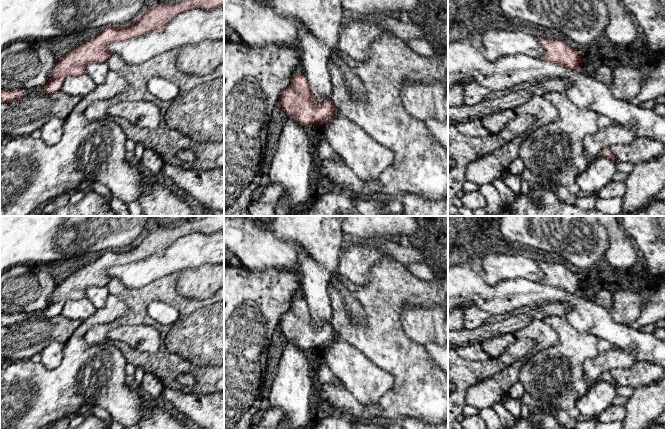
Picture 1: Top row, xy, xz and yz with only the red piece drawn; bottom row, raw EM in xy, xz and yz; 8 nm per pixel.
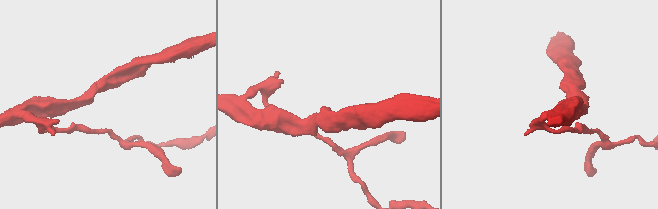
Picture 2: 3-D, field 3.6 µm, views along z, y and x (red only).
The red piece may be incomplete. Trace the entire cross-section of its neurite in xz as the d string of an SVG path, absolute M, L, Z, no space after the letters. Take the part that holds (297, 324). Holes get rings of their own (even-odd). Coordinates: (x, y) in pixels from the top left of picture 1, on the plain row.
M303 297L293 298L290 309L279 321L278 329L302 350L322 351L338 335L332 323L325 323L321 327L316 325Z

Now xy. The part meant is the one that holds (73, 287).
M205 216L176 227L149 230L134 246L122 251L105 251L94 262L74 271L57 283L49 305L38 314L46 318L56 317L61 314L67 301L84 298L88 288L107 286L112 279L108 275L108 269L115 265L132 263L154 254L162 254L174 241L190 233L211 234L223 230L224 216Z

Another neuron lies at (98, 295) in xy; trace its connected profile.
M93 286L87 289L85 297L87 297L96 309L105 306L109 291L107 286Z

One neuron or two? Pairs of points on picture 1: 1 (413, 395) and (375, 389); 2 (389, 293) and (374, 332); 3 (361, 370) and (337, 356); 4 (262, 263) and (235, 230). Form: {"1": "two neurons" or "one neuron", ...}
{"1": "two neurons", "2": "one neuron", "3": "one neuron", "4": "one neuron"}

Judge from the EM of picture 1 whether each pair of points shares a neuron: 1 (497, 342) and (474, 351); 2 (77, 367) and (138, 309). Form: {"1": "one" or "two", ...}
{"1": "two", "2": "two"}

